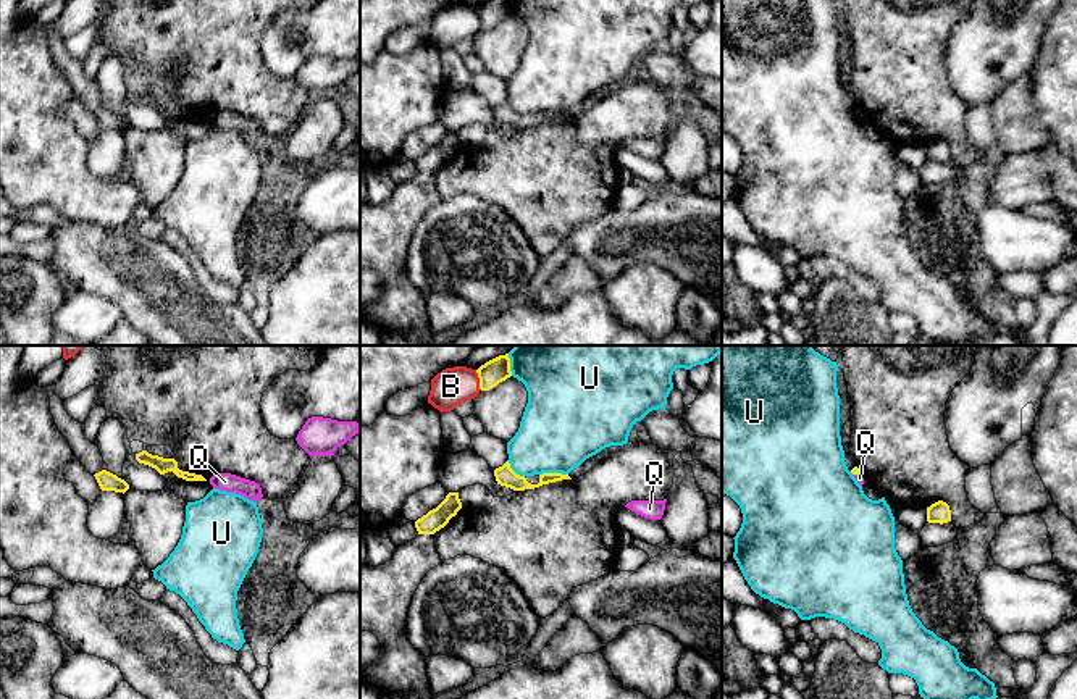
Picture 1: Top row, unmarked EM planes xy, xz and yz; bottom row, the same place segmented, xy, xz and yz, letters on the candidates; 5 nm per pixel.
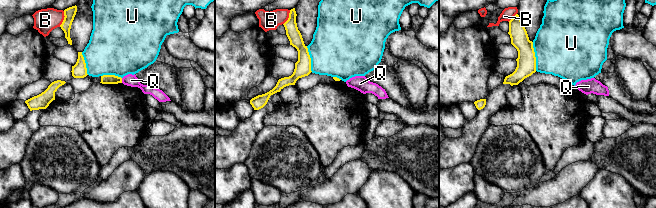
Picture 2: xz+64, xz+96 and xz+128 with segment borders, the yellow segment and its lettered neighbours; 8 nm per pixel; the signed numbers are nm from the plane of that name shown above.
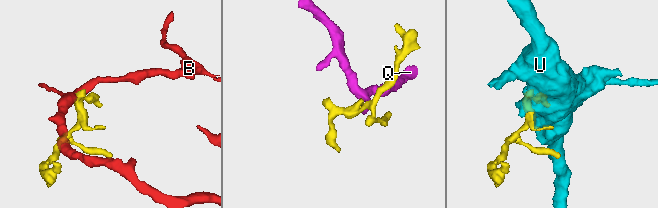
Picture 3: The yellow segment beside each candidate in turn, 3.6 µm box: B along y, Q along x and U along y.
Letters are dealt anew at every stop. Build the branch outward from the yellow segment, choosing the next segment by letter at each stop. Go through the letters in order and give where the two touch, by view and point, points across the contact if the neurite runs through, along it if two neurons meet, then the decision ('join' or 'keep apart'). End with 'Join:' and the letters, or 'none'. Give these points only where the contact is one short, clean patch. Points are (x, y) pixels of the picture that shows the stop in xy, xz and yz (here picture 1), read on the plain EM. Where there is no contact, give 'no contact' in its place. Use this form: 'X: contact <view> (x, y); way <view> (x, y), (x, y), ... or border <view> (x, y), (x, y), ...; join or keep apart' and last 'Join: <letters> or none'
B: contact xz (480, 18); border xz (475, 8), (481, 28); keep apart
Q: contact yz (856, 112); border yz (853, 112), (859, 113); keep apart
U: contact xz (553, 112); keep apart
Join: none

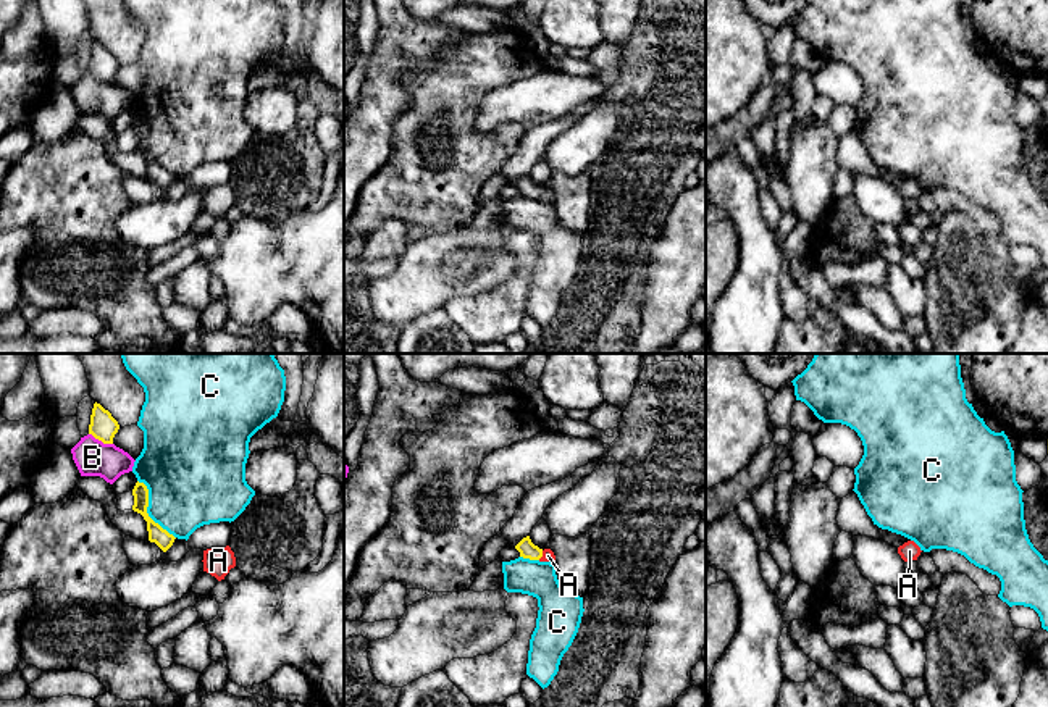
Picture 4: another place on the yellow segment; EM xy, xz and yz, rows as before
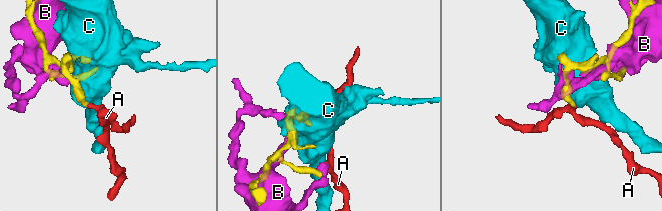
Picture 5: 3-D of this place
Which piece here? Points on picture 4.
A: contact xz (541, 194); way xz (527, 188), (541, 194), (548, 194); join
B: contact xy (100, 78); keep apart
C: contact xy (146, 149); keep apart
Join: A

